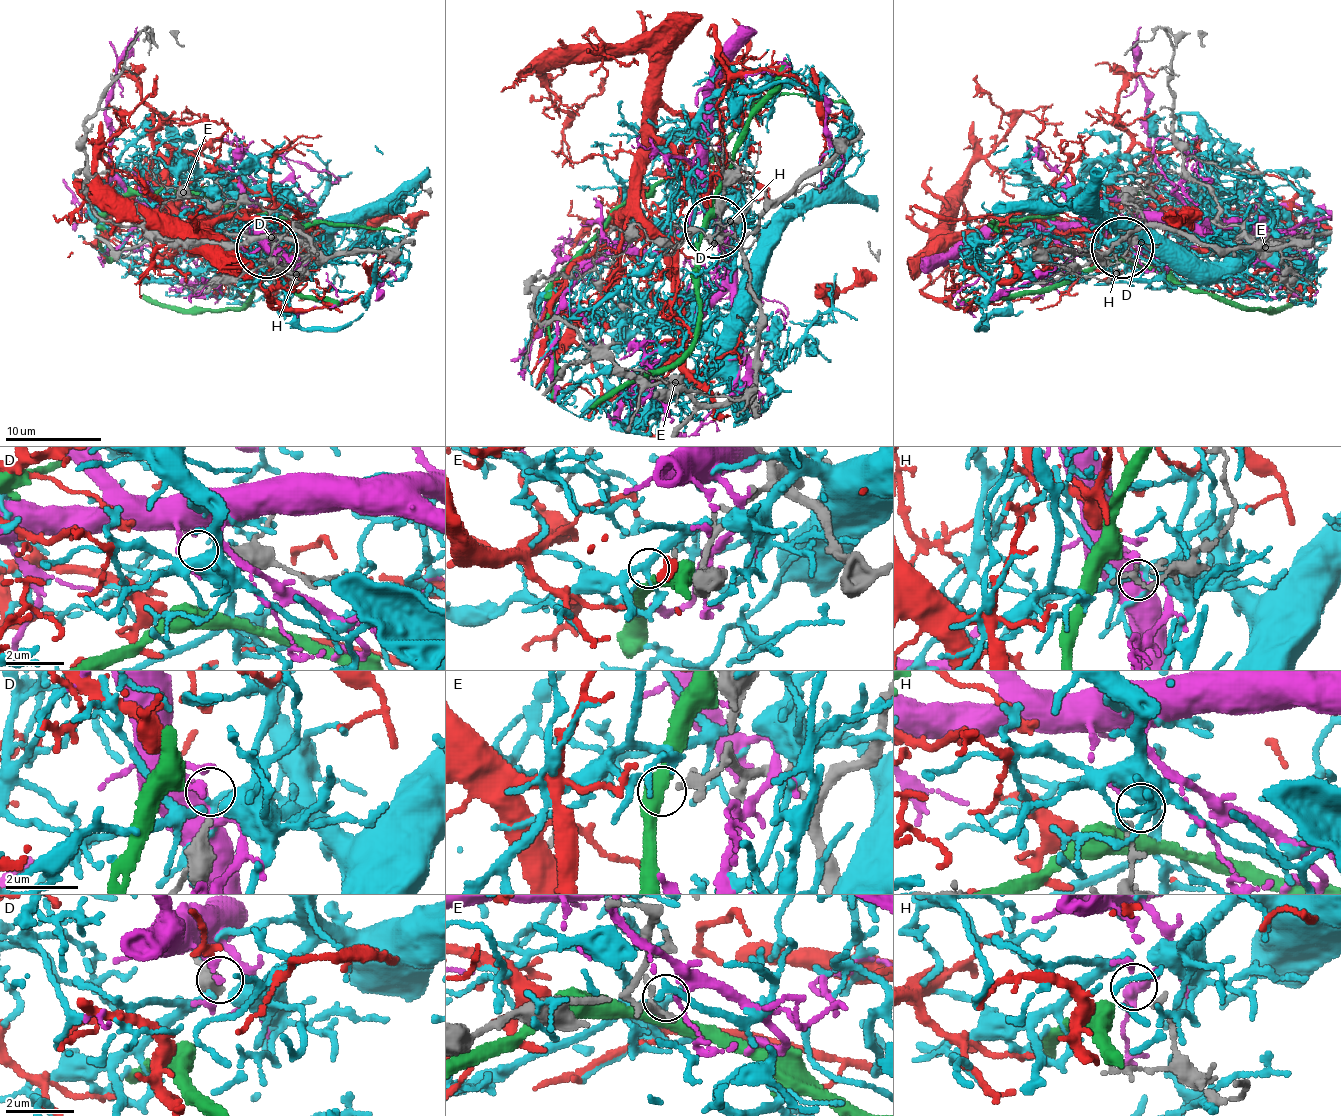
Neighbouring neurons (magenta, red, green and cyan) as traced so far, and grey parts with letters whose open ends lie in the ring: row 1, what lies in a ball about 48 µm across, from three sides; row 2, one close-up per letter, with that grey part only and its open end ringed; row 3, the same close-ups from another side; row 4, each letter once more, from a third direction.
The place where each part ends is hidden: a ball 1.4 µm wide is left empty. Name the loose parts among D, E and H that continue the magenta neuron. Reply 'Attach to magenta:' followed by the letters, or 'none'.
Attach to magenta: H

